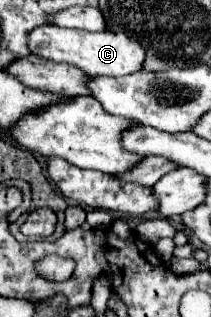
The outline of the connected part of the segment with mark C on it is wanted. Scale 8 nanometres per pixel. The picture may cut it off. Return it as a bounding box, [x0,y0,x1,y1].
[27,24,145,76]

